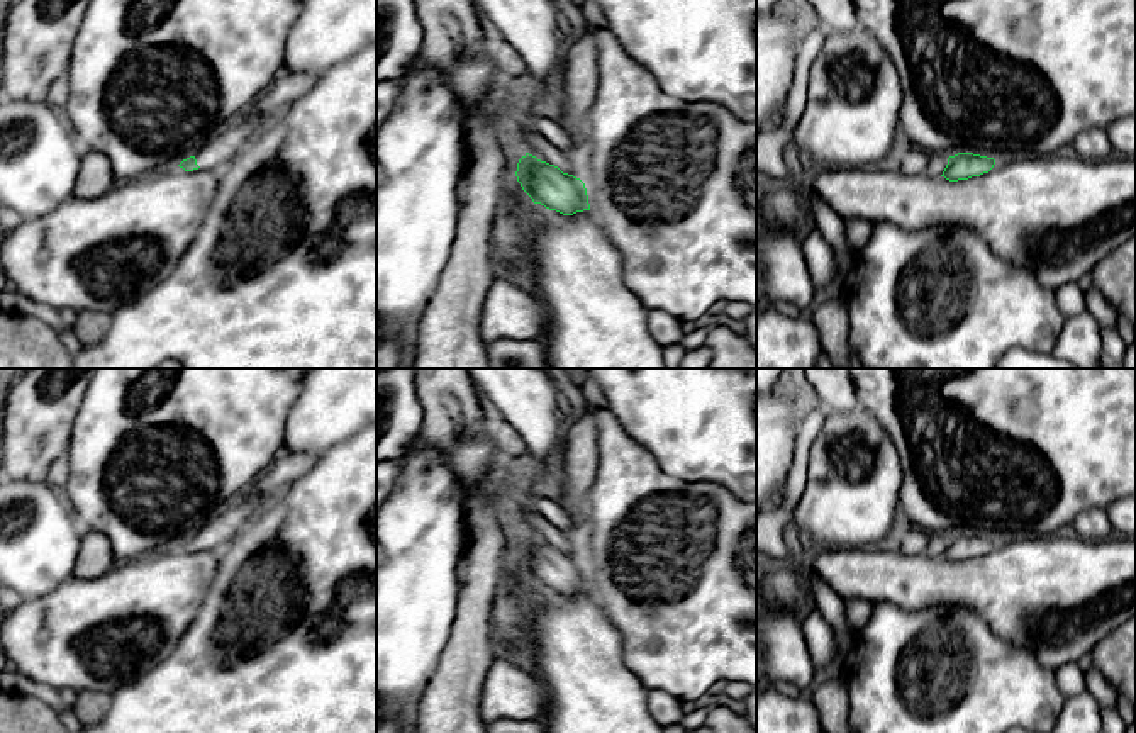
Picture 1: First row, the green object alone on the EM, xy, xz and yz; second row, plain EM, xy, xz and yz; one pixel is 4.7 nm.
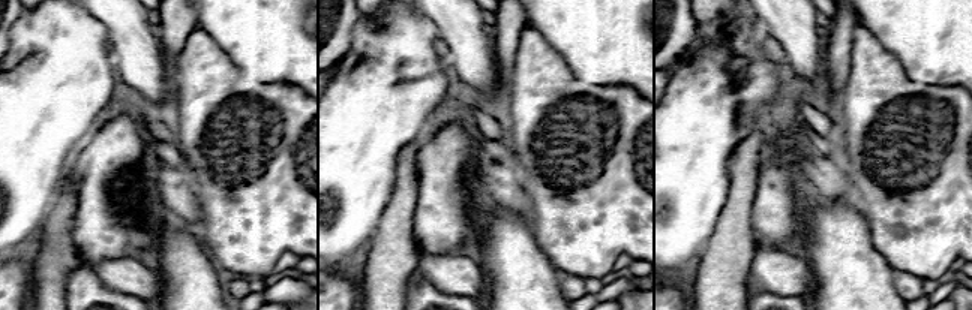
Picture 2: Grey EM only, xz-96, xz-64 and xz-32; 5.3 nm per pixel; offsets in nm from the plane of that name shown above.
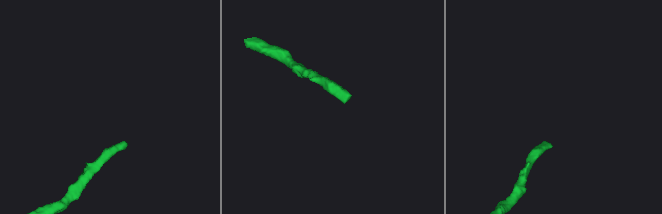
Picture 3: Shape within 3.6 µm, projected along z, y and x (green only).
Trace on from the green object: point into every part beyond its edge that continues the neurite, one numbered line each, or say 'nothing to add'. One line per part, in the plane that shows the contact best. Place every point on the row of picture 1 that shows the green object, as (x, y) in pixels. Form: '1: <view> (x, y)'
1: xy (243, 129)

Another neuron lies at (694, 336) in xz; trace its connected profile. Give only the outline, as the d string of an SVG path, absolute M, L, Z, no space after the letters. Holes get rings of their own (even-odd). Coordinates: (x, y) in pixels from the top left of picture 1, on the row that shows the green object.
M687 327L685 336L682 338L682 344L688 348L699 348L704 344L710 329L705 327Z

